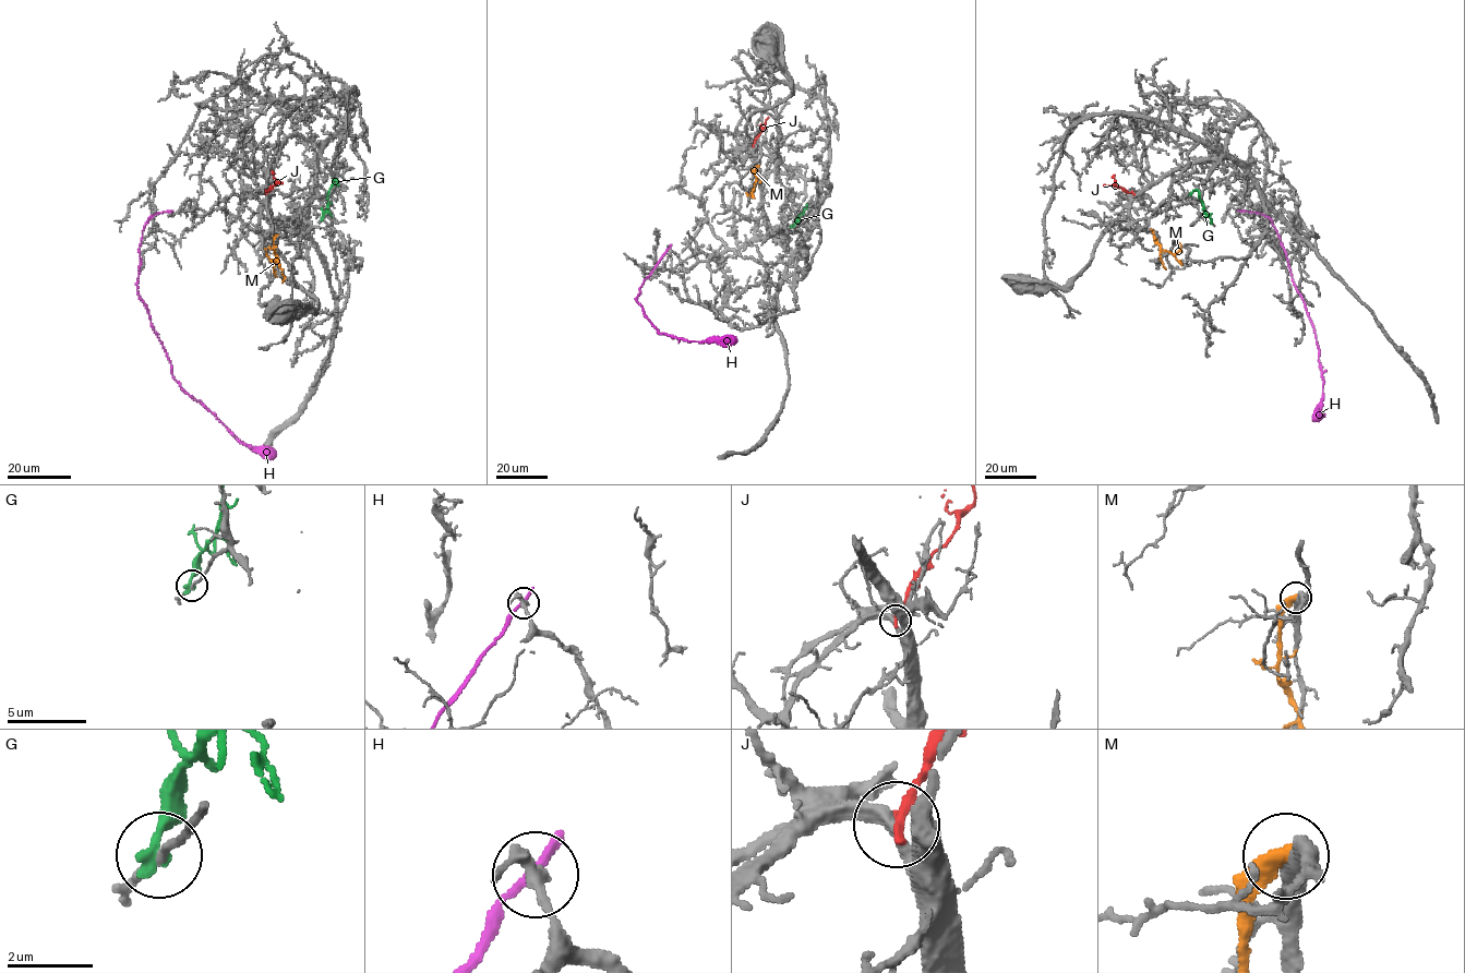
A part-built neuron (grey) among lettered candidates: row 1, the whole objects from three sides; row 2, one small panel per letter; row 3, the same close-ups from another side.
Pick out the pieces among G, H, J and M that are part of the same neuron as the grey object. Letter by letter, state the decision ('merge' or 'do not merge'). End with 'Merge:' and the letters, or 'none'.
G: do not merge
H: do not merge
J: do not merge
M: do not merge
Merge: none

